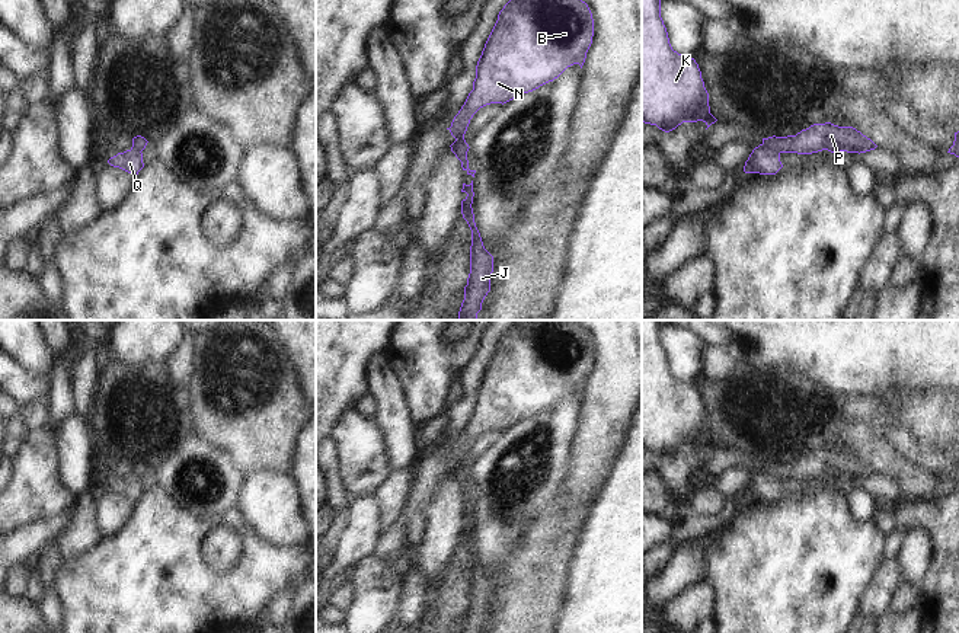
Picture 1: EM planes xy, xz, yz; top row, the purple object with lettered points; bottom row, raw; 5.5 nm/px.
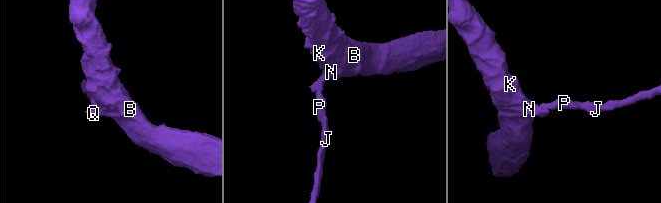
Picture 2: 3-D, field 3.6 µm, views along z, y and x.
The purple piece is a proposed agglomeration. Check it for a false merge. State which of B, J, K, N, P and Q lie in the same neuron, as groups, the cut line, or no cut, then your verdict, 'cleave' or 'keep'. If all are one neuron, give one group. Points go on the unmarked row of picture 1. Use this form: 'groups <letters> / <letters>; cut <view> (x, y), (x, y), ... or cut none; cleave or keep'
groups B K N Q / J P; cut yz (763, 469), (779, 479); cleave

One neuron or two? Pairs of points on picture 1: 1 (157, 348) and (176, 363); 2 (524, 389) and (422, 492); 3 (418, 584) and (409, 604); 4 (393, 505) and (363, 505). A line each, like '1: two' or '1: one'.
1: two
2: one
3: one
4: two

